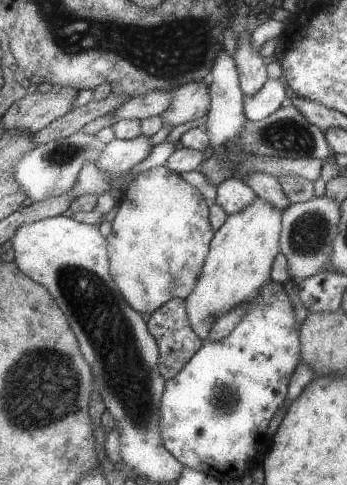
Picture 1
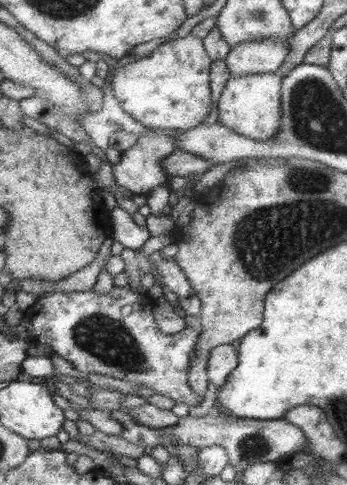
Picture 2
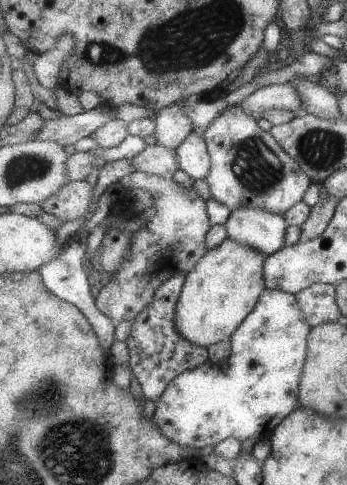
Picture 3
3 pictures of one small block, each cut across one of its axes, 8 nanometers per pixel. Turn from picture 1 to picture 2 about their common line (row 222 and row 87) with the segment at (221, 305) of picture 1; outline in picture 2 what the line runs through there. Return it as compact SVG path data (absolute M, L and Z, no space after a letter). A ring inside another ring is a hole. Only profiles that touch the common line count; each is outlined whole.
M251 74L251 76L231 76L219 98L219 118L221 124L233 132L253 138L253 140L273 140L283 126L283 76L277 74Z

